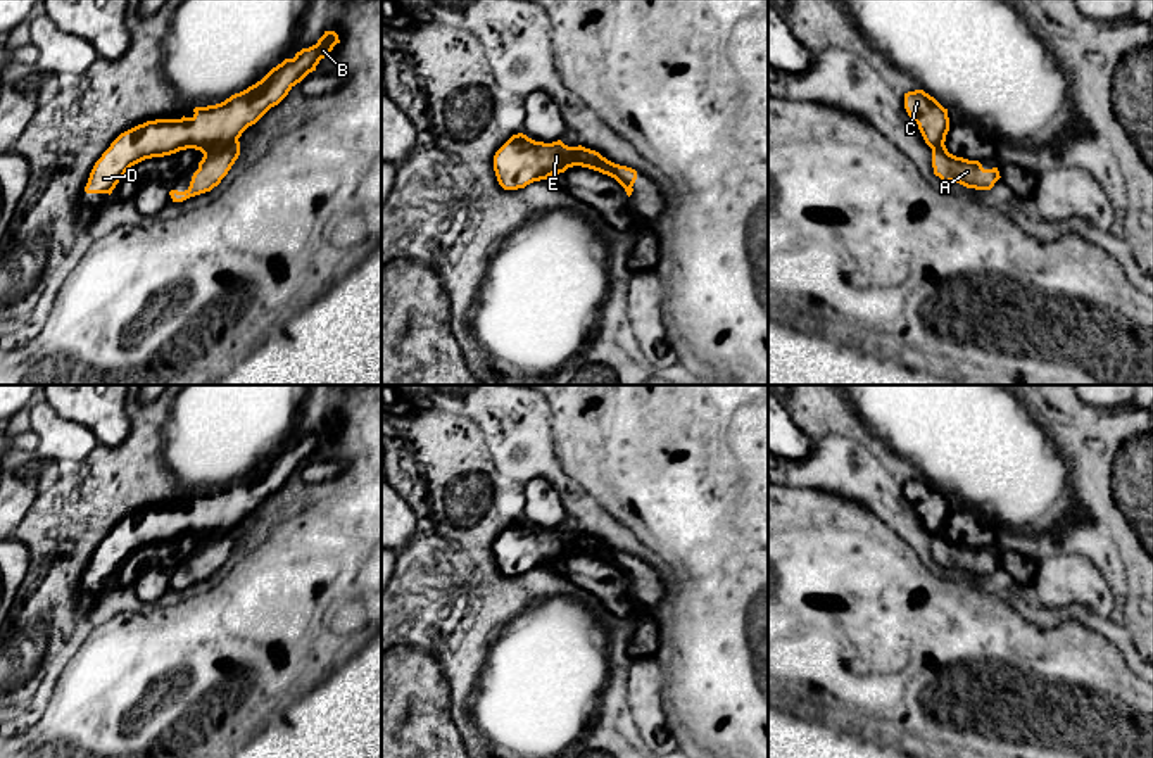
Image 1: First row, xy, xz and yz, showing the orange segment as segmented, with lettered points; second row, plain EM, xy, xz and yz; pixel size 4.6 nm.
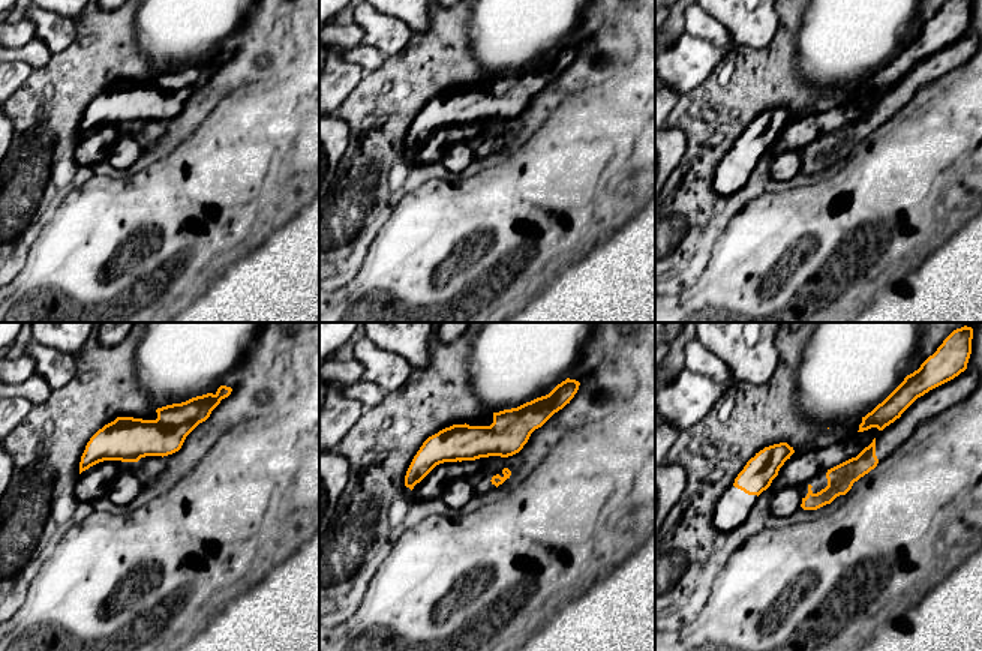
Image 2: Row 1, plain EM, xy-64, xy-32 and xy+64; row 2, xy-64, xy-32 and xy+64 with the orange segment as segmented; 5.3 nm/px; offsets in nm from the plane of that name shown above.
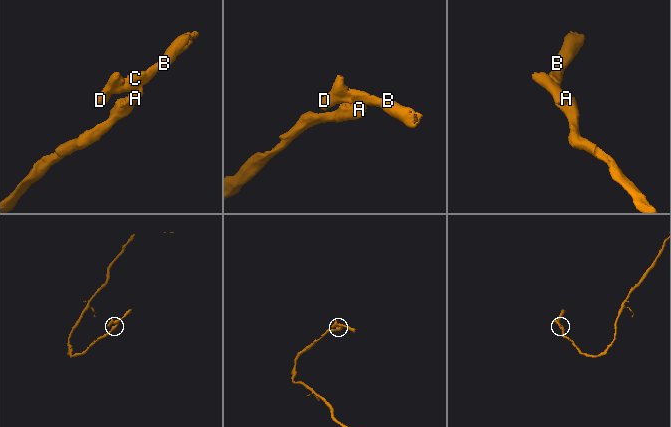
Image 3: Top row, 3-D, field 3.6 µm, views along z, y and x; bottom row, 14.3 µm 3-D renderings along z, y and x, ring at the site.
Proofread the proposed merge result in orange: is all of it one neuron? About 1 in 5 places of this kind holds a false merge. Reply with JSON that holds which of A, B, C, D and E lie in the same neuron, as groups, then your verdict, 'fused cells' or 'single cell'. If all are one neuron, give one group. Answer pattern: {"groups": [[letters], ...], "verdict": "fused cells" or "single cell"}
{"groups": [["A"], ["B", "C", "D", "E"]], "verdict": "fused cells"}

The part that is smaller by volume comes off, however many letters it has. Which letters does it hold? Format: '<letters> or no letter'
B, C, D, E

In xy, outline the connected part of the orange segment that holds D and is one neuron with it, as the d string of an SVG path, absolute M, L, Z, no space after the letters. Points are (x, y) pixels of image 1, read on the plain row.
M324 418L316 432L302 435L293 445L285 445L261 468L231 482L221 490L195 494L192 504L155 506L121 520L95 549L86 580L112 580L126 558L152 544L164 544L195 535L204 542L221 537L242 523L271 494L300 470L340 430L335 418Z

